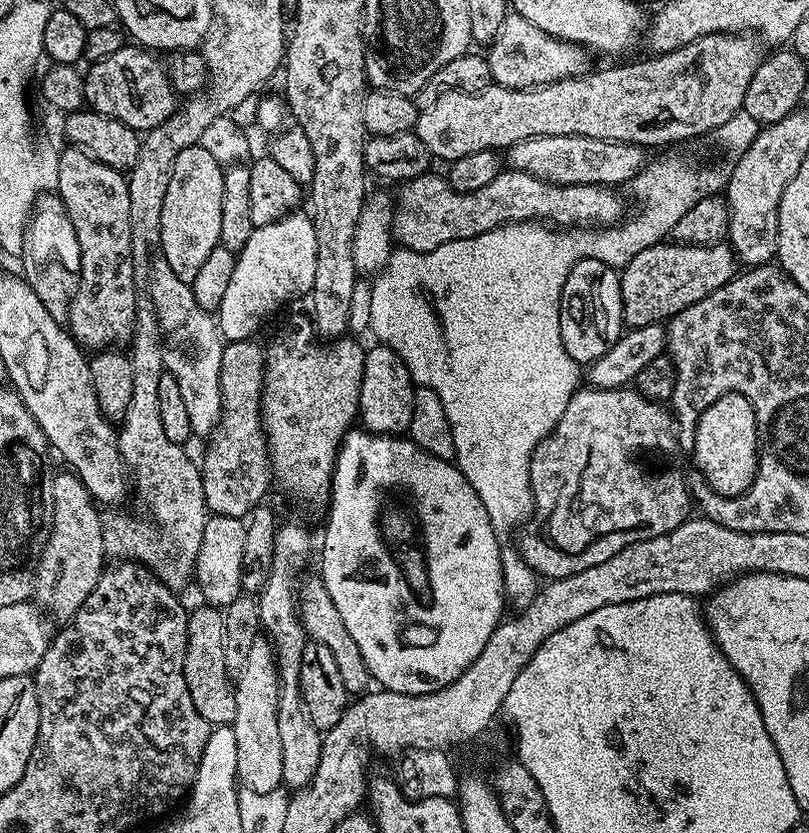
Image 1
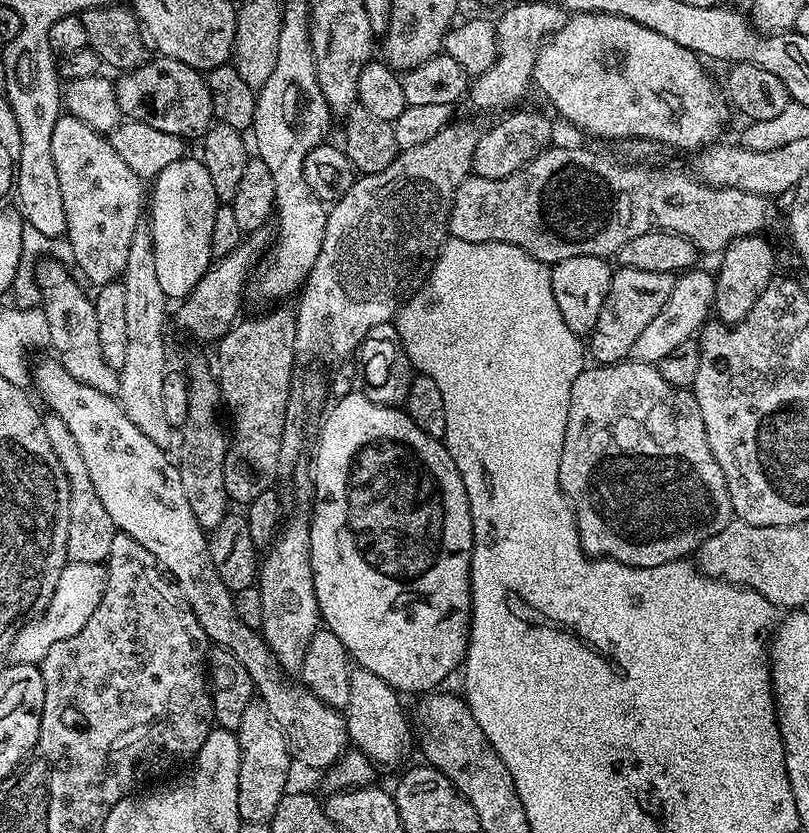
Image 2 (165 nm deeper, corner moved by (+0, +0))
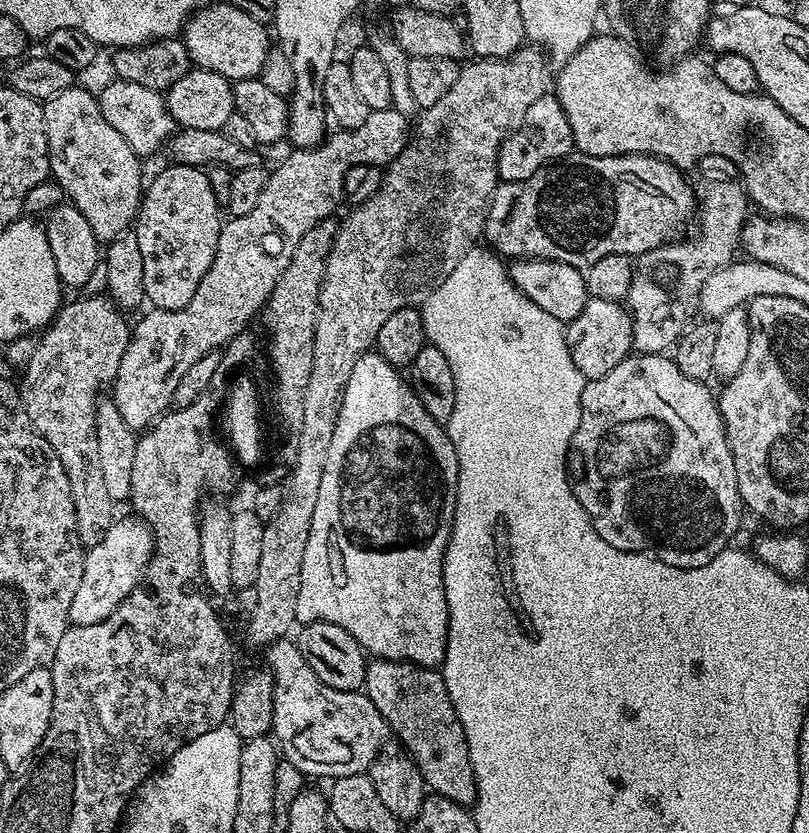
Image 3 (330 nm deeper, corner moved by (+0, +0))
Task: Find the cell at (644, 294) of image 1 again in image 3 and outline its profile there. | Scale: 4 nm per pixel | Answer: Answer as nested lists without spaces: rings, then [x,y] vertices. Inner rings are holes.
[[[591,297],[582,314],[567,321],[564,337],[570,350],[570,358],[574,358],[574,366],[578,366],[585,381],[602,378],[602,374],[614,370],[614,366],[618,366],[618,362],[625,360],[633,351],[632,314],[619,300]]]

